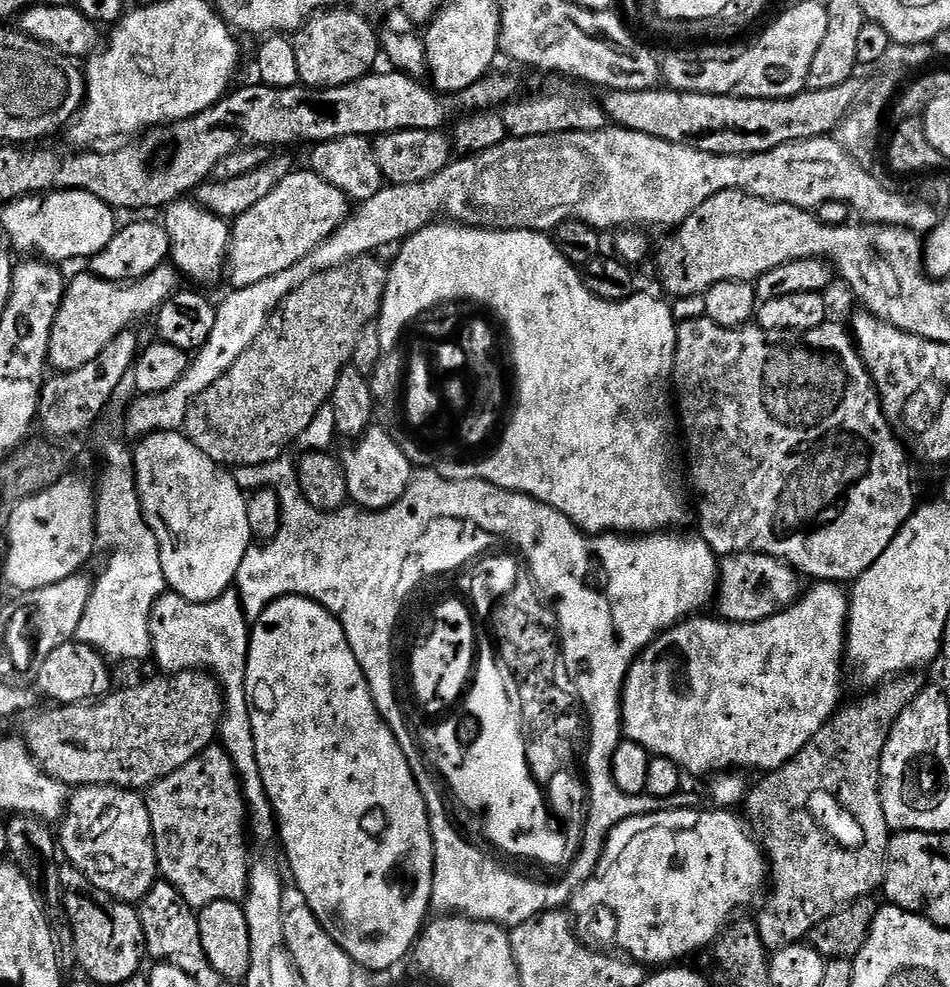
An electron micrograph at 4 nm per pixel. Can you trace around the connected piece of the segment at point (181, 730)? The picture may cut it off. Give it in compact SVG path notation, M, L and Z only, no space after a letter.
M203 671L174 672L171 674L156 674L153 680L144 680L133 688L113 690L107 696L87 704L62 704L48 706L45 712L37 711L31 717L32 721L24 728L22 739L27 744L33 759L40 765L42 771L52 779L69 786L87 786L89 784L115 784L117 788L131 788L133 790L147 790L160 779L166 778L179 767L184 767L192 758L214 744L220 731L220 722L224 719L224 689L215 676Z

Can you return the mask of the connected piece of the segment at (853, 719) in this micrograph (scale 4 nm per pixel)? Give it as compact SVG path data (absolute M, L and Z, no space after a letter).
M901 674L889 678L875 689L876 696L868 696L861 704L850 708L841 707L794 759L751 785L746 797L746 820L760 831L758 840L770 865L770 888L772 884L772 897L760 916L758 940L766 949L801 943L811 937L814 926L856 903L861 896L872 896L875 888L877 891L883 885L890 829L880 797L882 750L902 710L906 710L926 686L926 680L920 676L923 675Z

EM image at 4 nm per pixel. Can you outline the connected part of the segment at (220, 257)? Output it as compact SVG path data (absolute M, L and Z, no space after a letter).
M192 198L174 201L173 204L163 209L162 216L164 216L162 217L162 223L170 238L171 267L175 268L185 281L193 280L196 283L193 285L204 286L200 284L212 284L219 276L223 277L225 275L228 252L232 247L232 230L227 219L216 216L210 209Z

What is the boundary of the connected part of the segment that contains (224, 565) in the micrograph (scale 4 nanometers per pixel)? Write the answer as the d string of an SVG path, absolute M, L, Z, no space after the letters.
M183 431L151 432L150 435L143 437L137 444L140 445L135 445L134 448L136 485L140 491L140 505L144 511L146 522L150 526L150 530L154 530L154 538L158 538L165 585L167 585L171 591L178 593L179 596L186 598L190 602L210 602L214 598L218 598L224 592L229 591L229 589L235 585L238 566L242 566L242 558L246 558L246 550L253 547L254 544L254 537L250 530L246 492L243 492L243 490L240 489L239 482L231 476L233 473L229 471L227 467L215 464L210 457L206 454L202 454L202 450L198 450L198 446L194 446L194 442L189 440Z

